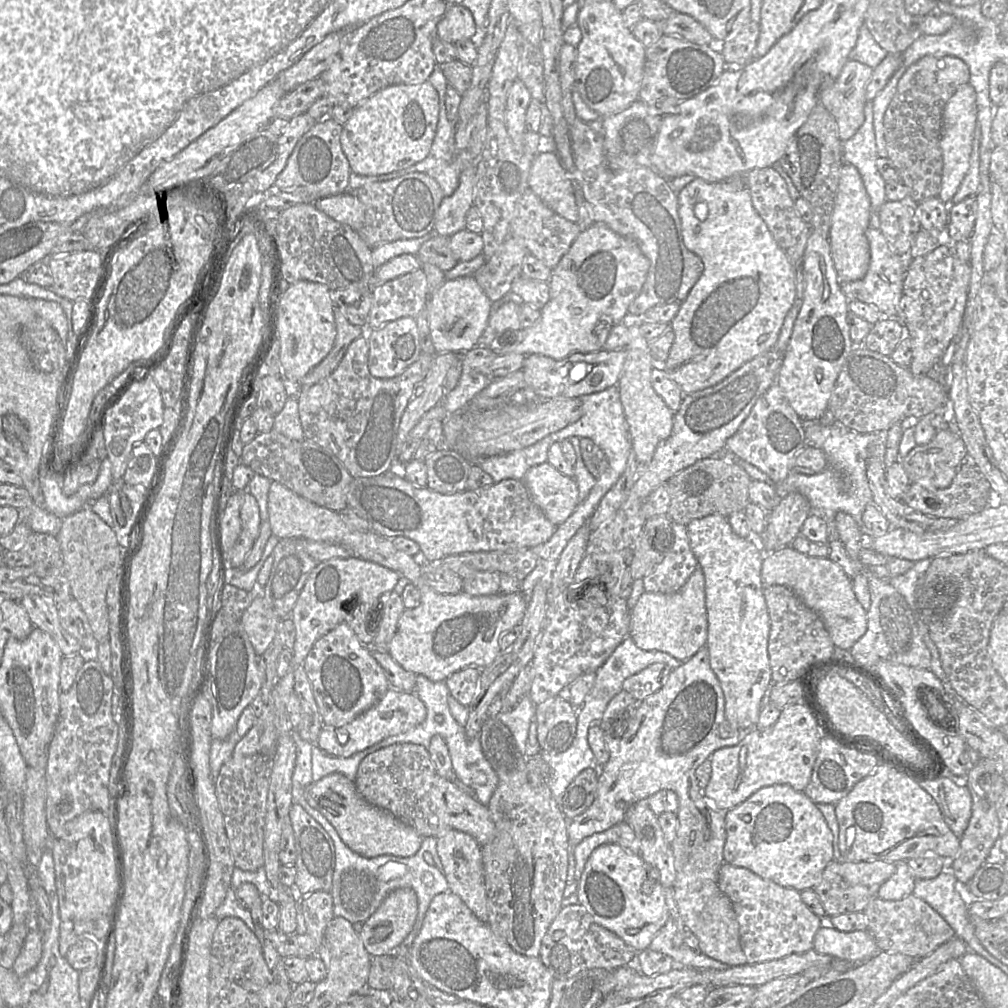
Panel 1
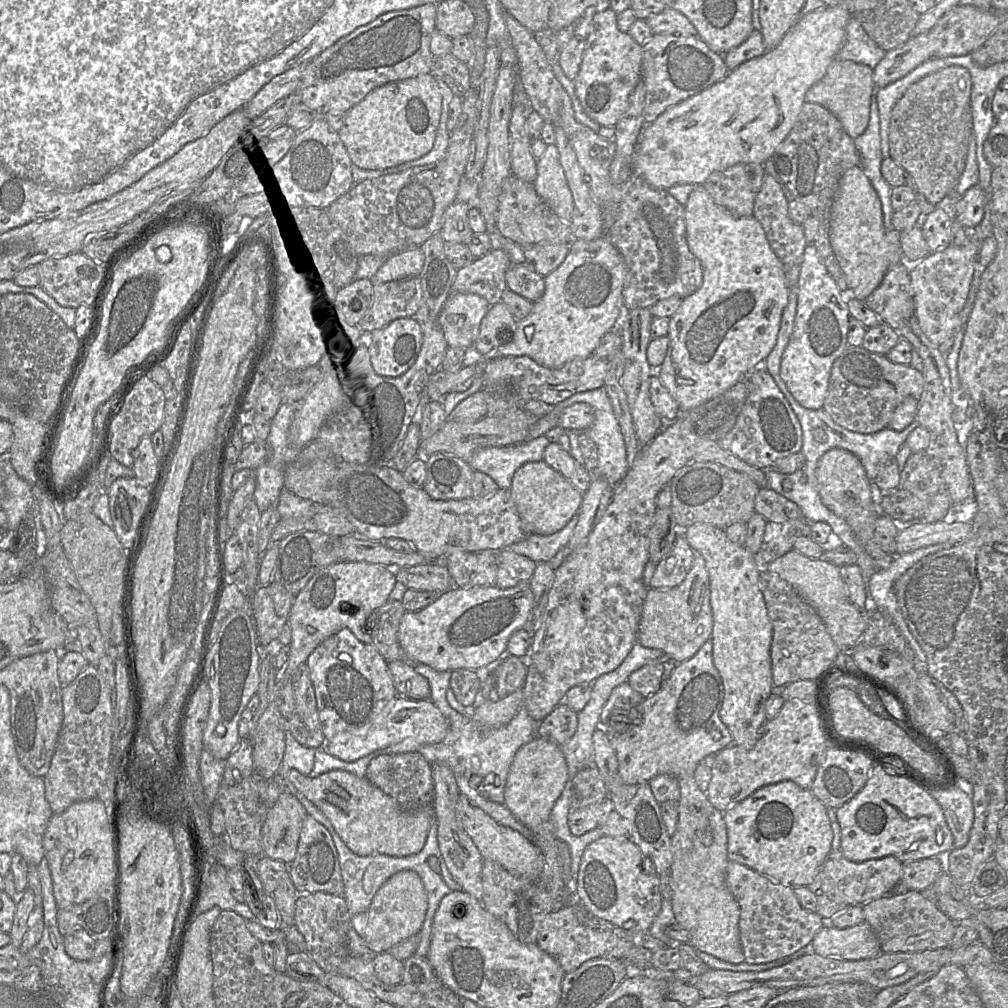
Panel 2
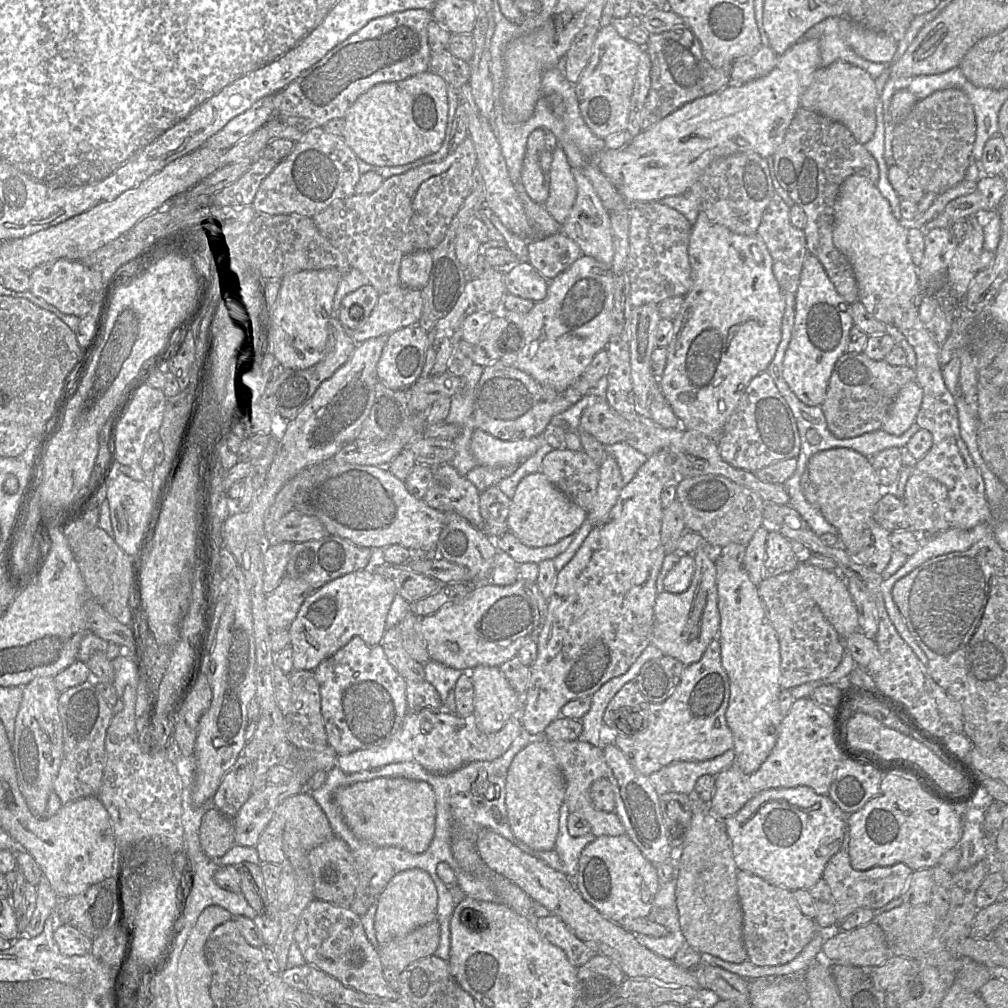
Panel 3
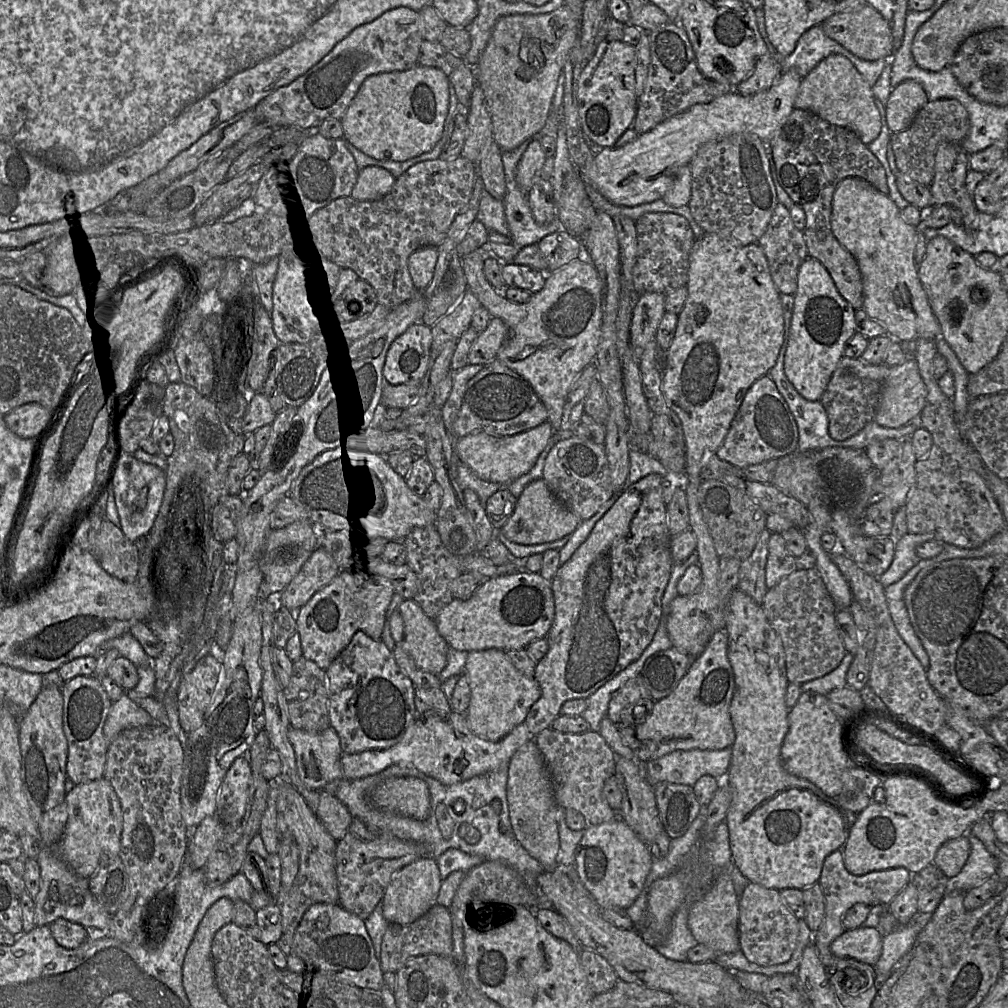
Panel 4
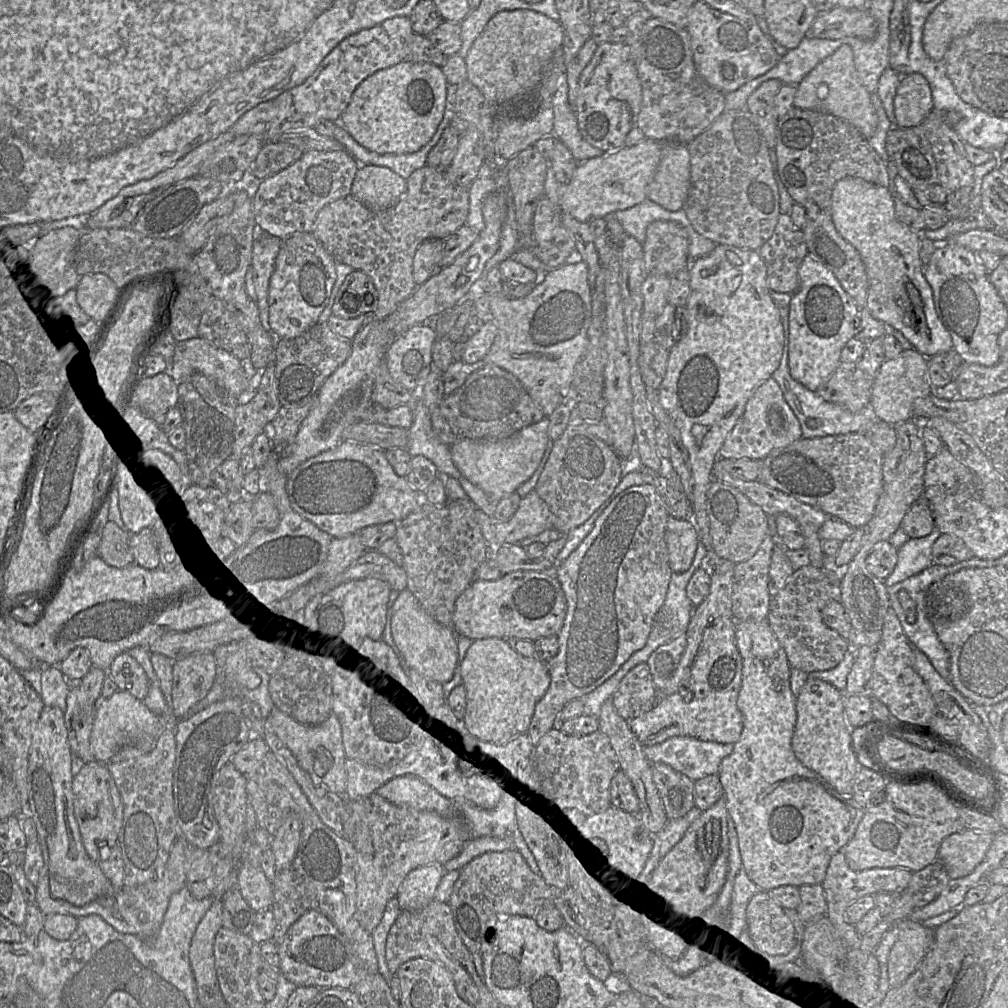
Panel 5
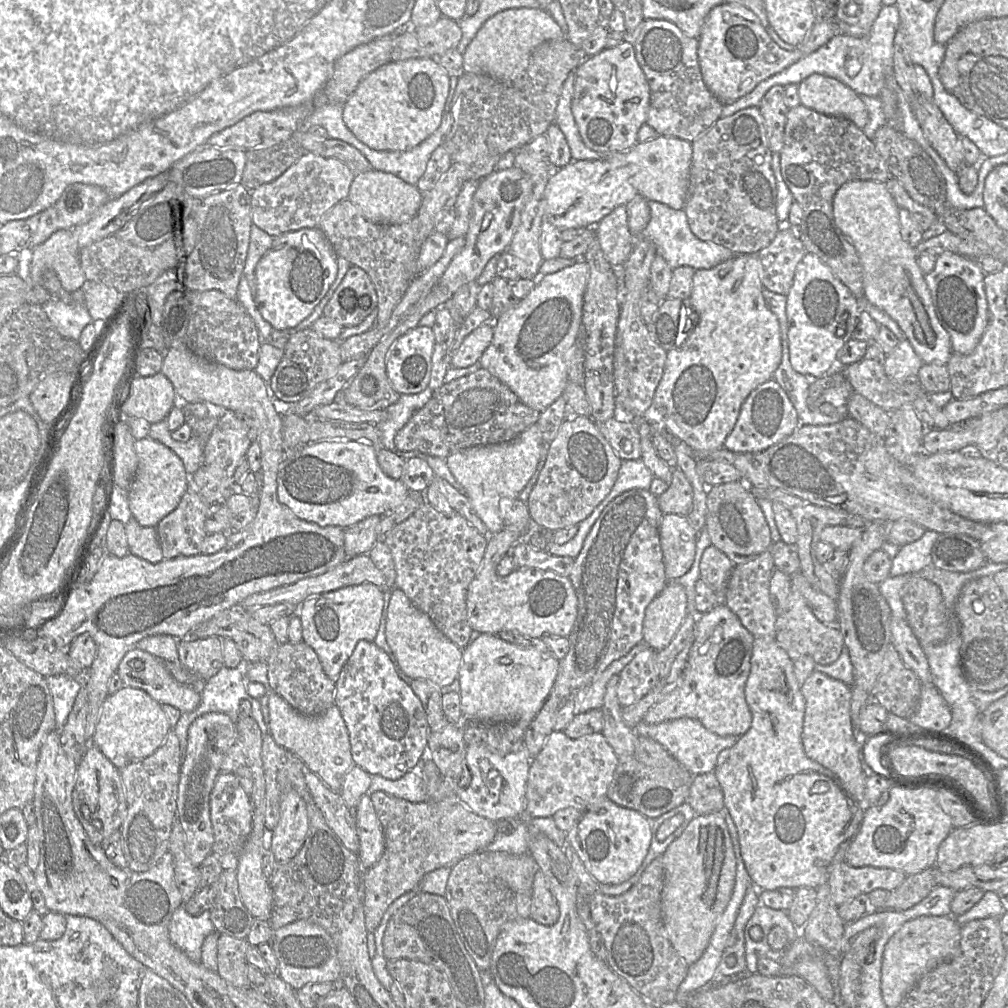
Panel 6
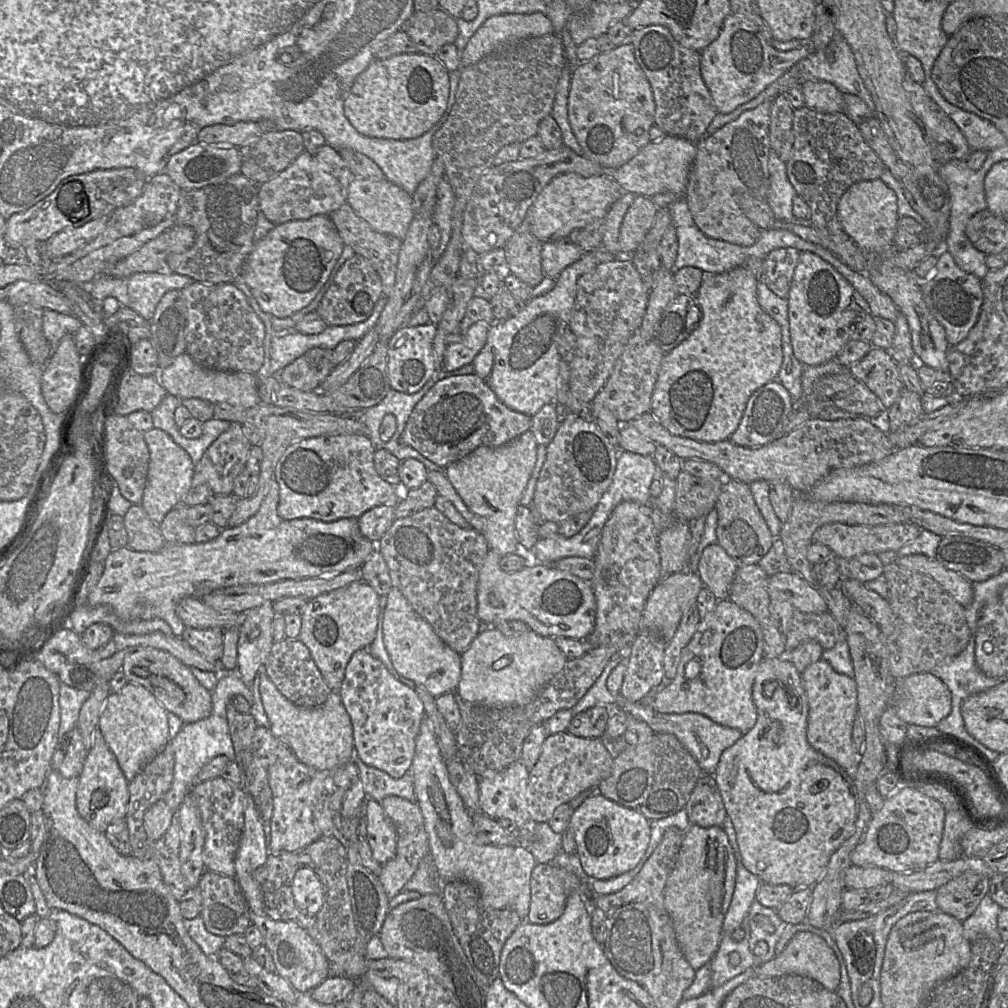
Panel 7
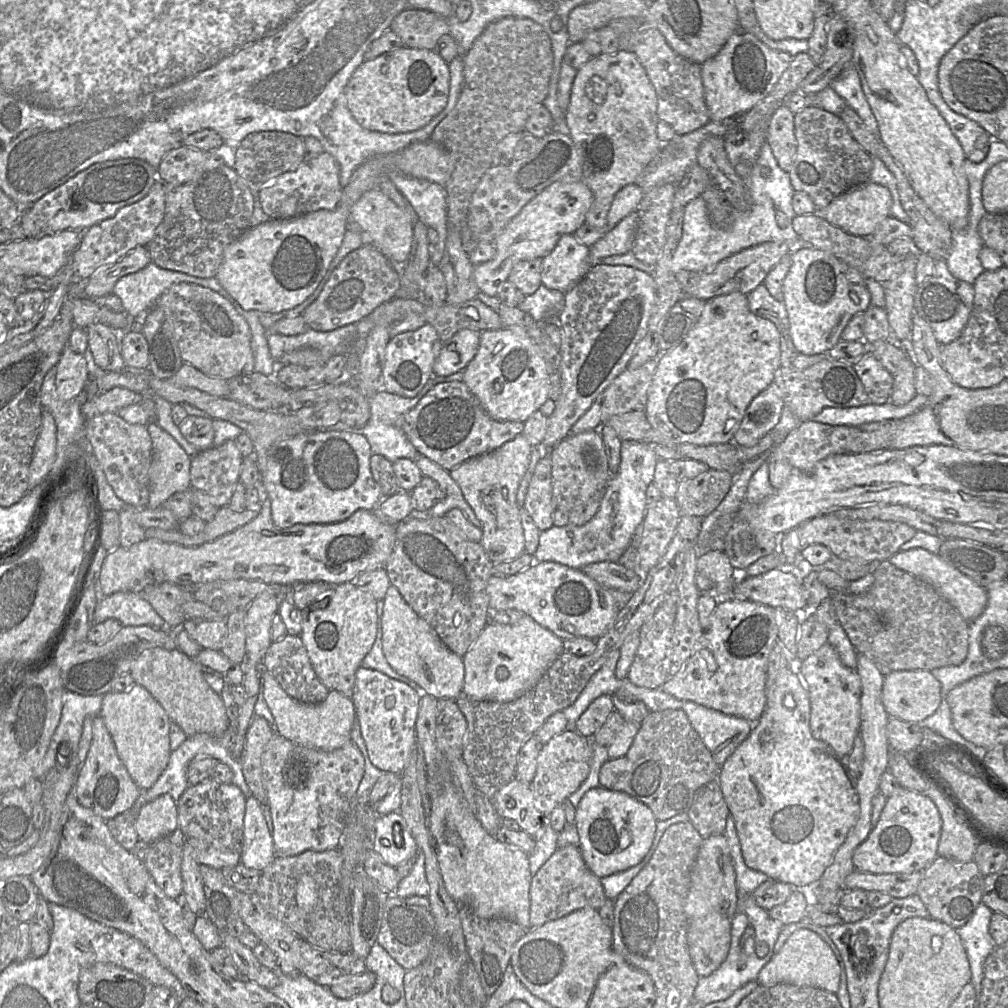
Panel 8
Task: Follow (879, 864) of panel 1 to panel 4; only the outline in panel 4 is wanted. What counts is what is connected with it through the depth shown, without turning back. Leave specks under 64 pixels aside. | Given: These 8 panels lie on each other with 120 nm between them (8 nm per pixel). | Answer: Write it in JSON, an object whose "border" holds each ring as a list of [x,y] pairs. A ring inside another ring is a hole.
{"border":[[[836,850],[826,856],[818,881],[824,896],[825,915],[821,926],[813,936],[813,942],[826,970],[828,964],[834,963],[836,959],[839,959],[831,953],[830,945],[846,930],[842,925],[842,921],[847,910],[858,903],[869,907],[877,905],[888,906],[892,899],[910,882],[911,876],[912,874],[903,867],[872,871],[857,876],[846,870],[842,850]]]}

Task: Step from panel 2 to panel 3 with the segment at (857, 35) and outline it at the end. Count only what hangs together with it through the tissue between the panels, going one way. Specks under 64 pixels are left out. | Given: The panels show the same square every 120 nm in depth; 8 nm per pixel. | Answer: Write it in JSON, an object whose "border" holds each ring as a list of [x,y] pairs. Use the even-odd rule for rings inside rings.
{"border":[[[840,17],[827,18],[811,27],[804,38],[818,41],[822,67],[827,67],[835,61],[843,61],[863,69],[876,80],[888,65],[859,57],[842,38],[840,20]]]}

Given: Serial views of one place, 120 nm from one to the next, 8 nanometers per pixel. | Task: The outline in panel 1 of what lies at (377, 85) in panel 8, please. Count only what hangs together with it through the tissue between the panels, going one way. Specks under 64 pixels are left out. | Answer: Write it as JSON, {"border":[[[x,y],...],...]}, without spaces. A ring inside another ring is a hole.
{"border":[[[428,80],[414,85],[391,85],[379,90],[355,107],[351,117],[343,125],[340,144],[350,171],[363,176],[376,176],[401,170],[422,161],[431,149],[438,118],[439,96]]]}

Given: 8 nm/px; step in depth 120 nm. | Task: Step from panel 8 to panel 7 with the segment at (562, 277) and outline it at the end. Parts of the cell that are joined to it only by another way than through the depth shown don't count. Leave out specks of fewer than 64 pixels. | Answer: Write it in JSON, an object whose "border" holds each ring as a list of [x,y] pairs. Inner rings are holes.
{"border":[[[560,239],[542,244],[542,271],[545,277],[556,280],[561,272],[579,260],[584,252],[570,239]]]}

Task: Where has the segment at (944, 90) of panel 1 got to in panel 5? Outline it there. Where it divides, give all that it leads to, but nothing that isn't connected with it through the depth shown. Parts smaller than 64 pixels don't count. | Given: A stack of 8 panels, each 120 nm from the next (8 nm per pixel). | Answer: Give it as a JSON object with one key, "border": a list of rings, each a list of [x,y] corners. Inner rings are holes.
{"border":[[[933,108],[927,117],[918,125],[910,128],[892,126],[886,137],[886,151],[889,159],[895,162],[898,175],[903,178],[911,189],[925,189],[938,184],[937,167],[933,157],[930,135],[941,124],[954,127],[961,119],[954,110],[940,110]]]}

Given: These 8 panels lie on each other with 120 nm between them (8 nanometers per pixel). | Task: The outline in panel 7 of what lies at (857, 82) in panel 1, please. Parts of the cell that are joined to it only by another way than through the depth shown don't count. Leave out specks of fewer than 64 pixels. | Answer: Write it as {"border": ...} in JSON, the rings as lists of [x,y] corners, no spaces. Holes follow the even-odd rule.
{"border":[[[806,81],[801,86],[804,106],[820,113],[844,113],[843,93],[825,81]]]}

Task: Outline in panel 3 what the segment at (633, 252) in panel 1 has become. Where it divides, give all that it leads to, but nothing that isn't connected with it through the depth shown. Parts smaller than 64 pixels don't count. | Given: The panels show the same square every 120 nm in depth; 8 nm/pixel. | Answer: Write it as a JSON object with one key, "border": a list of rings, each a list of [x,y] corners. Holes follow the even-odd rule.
{"border":[[[582,254],[571,266],[548,282],[545,298],[535,302],[529,312],[509,311],[500,305],[497,311],[489,313],[504,317],[508,322],[516,324],[520,329],[521,337],[517,350],[505,352],[504,348],[511,348],[515,343],[512,341],[514,339],[512,331],[508,332],[507,342],[500,344],[500,361],[526,372],[543,386],[563,392],[581,377],[594,356],[607,348],[614,330],[614,290],[615,278],[612,267]]]}

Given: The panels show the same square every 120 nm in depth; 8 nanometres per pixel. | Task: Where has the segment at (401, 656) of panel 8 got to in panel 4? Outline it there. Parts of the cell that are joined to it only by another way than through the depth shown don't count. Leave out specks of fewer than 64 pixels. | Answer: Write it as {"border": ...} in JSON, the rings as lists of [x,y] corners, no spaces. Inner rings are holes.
{"border":[[[404,599],[390,617],[390,630],[396,646],[400,646],[423,671],[438,676],[447,664],[446,640],[437,630],[435,620],[422,610],[414,599]]]}

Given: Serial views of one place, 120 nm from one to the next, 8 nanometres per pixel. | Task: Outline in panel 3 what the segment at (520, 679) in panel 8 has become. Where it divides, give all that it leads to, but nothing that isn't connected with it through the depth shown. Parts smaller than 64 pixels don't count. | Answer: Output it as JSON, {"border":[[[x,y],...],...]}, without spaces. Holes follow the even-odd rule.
{"border":[[[480,664],[470,672],[474,685],[473,714],[481,731],[494,733],[511,717],[520,719],[523,696],[512,688],[499,667]]]}

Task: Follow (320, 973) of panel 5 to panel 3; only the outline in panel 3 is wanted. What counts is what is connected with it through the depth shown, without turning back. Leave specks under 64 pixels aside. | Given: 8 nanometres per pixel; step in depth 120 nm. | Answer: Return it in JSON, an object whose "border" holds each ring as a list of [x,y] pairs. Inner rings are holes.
{"border":[[[314,898],[299,918],[294,941],[306,963],[335,977],[345,986],[383,998],[399,998],[398,992],[384,977],[379,952],[367,938],[361,916],[352,910]]]}

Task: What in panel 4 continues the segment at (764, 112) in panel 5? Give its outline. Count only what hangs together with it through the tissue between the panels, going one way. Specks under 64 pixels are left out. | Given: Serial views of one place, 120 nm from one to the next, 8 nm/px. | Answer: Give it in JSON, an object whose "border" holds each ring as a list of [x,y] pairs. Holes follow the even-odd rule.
{"border":[[[768,53],[756,61],[753,73],[735,87],[736,91],[744,96],[750,96],[767,90],[777,82],[782,72],[780,60],[776,60]]]}

